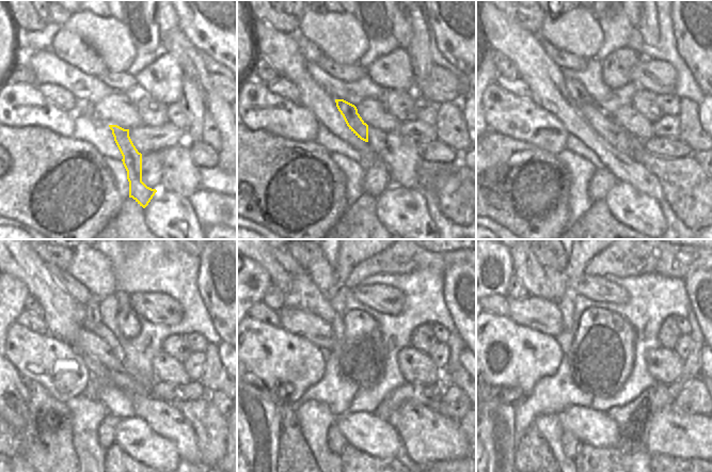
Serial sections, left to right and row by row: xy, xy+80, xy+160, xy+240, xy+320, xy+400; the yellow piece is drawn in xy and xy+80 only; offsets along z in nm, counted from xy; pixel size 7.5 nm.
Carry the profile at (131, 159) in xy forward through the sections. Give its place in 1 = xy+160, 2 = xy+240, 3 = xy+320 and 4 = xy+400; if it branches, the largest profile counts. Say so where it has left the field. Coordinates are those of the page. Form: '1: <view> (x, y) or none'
1: xy+160 (576, 92)
2: xy+240 (92, 315)
3: xy+320 (346, 261)
4: xy+400 (576, 262)

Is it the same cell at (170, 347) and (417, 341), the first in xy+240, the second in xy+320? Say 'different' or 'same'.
same

